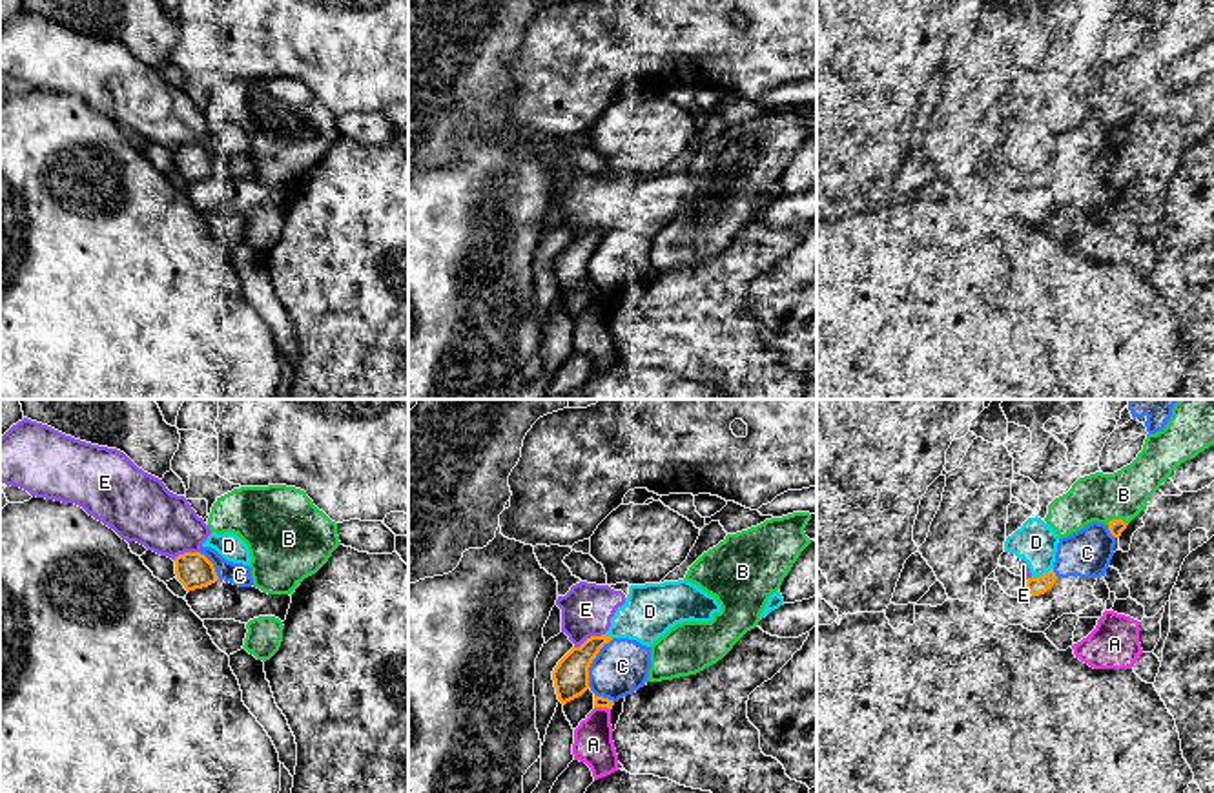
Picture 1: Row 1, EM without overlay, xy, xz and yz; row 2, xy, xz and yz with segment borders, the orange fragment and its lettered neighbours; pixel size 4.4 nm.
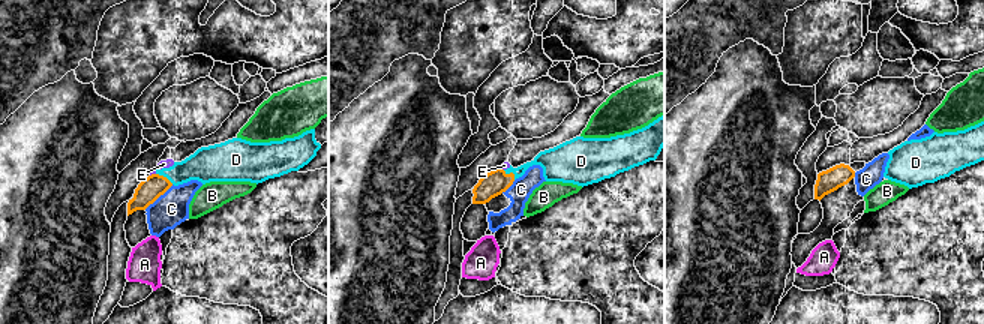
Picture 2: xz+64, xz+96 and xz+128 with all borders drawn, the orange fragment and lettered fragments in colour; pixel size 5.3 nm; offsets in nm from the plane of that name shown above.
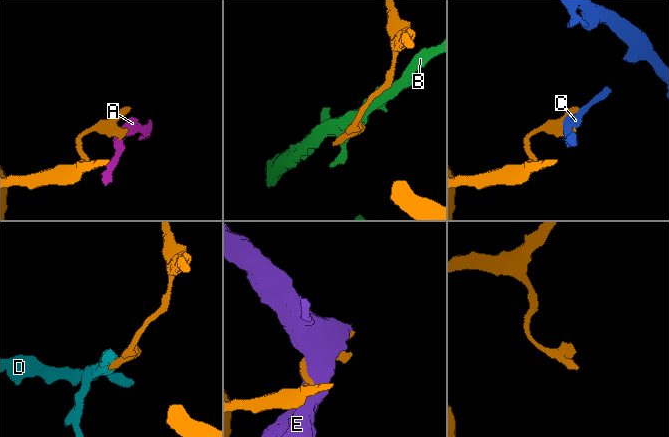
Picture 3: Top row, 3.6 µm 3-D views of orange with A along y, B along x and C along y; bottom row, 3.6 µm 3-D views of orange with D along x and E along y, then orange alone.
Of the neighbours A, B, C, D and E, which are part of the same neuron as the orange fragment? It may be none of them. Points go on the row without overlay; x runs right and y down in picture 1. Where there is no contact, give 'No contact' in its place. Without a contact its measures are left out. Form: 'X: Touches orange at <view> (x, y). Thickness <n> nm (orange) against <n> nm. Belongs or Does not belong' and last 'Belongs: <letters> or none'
A: Touches orange at xz (602, 298). Thickness 50 nm (orange) against 180 nm. Does not belong
B: Touches orange at yz (1118, 112). Thickness 70 nm (orange) against 220 nm. Does not belong
C: Touches orange at xz (591, 254). Thickness 160 nm (orange) against 240 nm. Does not belong
D: Touches orange at yz (1043, 166). Thickness 80 nm (orange) against 190 nm. Does not belong
E: Touches orange at xz (591, 228). Thickness 160 nm (orange) against 220 nm. Does not belong
Belongs: none

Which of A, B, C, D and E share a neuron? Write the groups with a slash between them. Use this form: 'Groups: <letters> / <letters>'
Groups: A / B / C / D E

